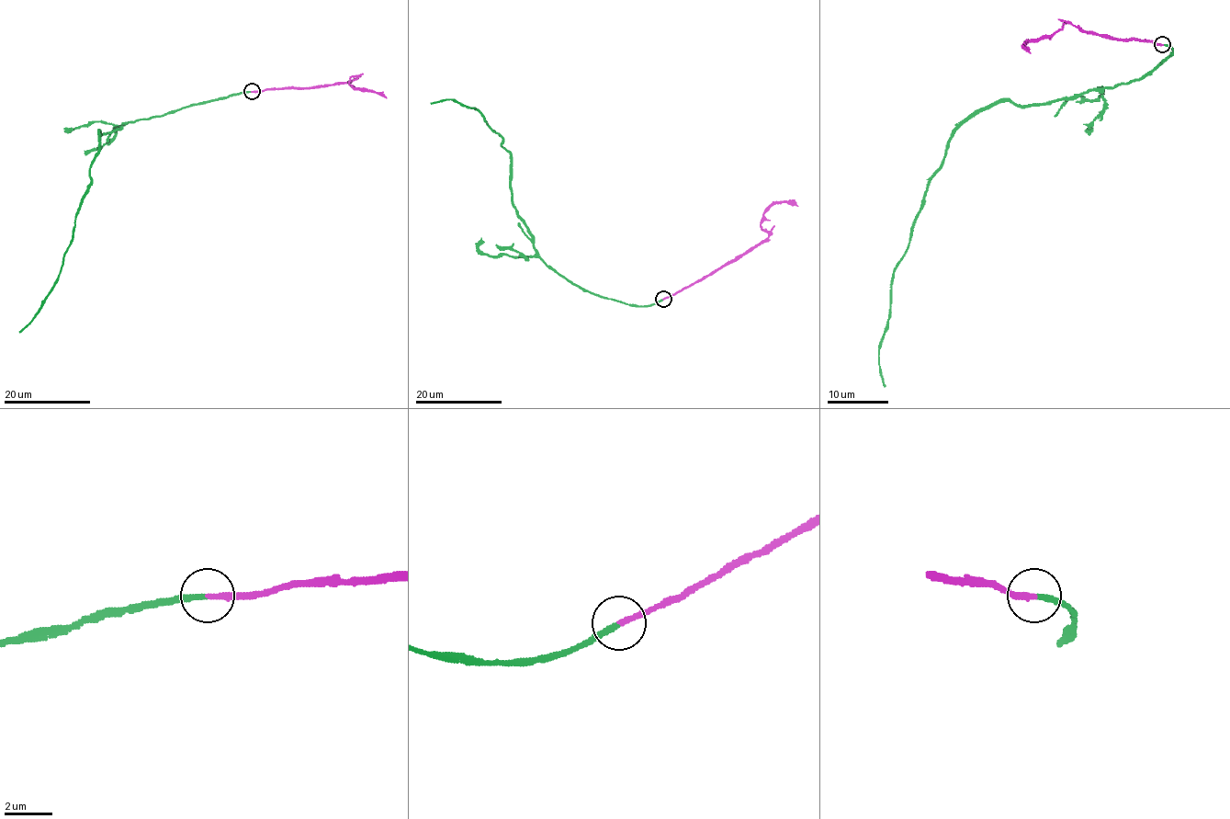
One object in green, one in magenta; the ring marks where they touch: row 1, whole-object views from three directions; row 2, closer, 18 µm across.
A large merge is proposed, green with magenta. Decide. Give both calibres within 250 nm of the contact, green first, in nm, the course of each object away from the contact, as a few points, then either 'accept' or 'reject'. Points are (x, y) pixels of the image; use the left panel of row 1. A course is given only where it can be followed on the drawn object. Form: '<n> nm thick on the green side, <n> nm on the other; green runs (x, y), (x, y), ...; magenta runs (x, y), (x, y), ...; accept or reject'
240 nm thick on the green side, 200 nm on the other; green runs (251, 92), (99, 131), (91, 183), (74, 219), (59, 279), (39, 312), (18, 331); magenta runs (252, 92), (324, 87), (351, 83), (356, 76), (349, 81), (353, 87), (382, 94), (387, 98); accept

